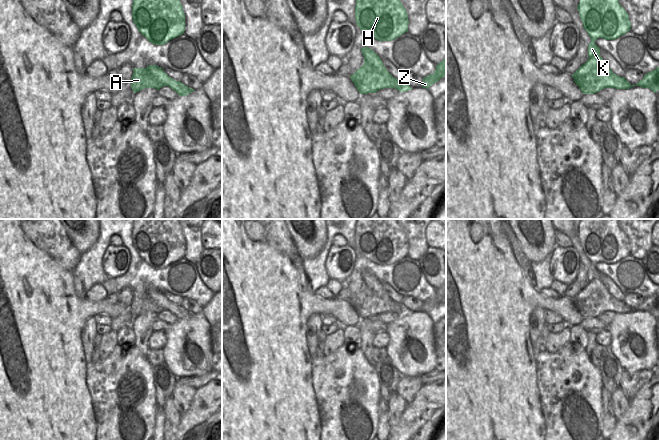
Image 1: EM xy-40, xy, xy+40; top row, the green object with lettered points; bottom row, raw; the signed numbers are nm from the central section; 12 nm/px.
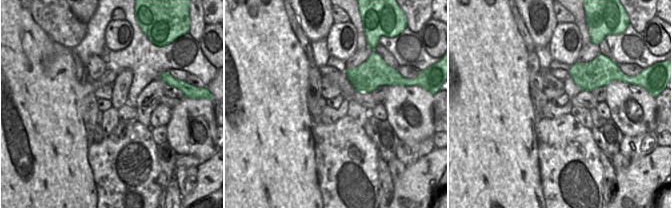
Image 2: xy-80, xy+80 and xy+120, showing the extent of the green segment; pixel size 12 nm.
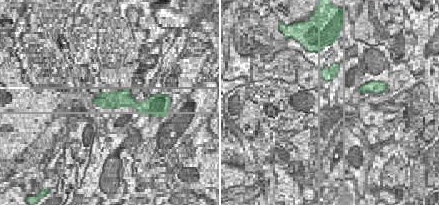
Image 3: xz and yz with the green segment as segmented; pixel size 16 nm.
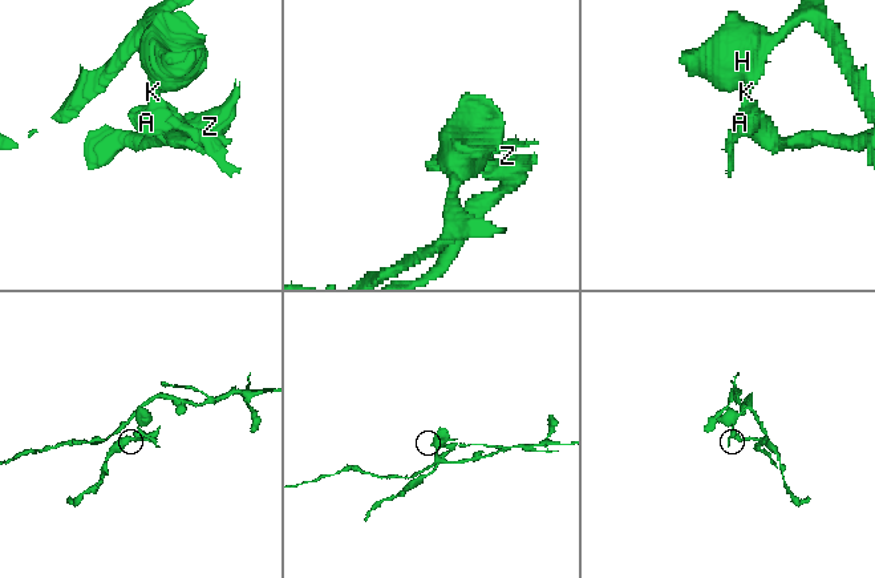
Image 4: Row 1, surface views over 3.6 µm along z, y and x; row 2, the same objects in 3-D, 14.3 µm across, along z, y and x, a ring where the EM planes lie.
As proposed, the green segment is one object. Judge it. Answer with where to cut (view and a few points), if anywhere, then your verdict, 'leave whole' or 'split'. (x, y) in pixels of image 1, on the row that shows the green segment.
cut xy (364, 60), (380, 74), (392, 77); split

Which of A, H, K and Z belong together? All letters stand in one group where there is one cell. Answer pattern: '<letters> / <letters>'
A Z / H K

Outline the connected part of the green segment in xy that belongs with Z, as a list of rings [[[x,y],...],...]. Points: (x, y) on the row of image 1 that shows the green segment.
[[[446,57],[438,65],[436,65],[436,70],[434,71],[433,74],[430,74],[423,78],[421,85],[423,88],[428,89],[430,86],[439,81],[445,75],[446,75]]]

